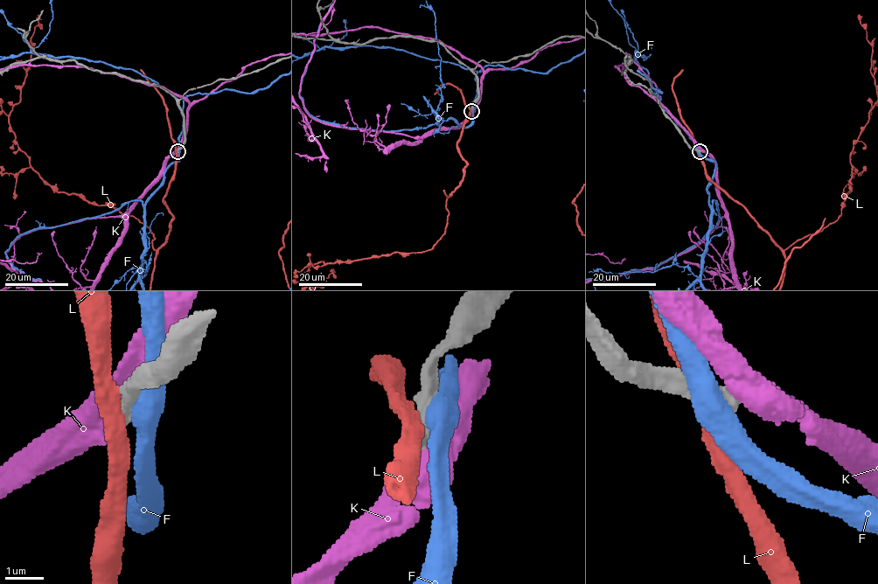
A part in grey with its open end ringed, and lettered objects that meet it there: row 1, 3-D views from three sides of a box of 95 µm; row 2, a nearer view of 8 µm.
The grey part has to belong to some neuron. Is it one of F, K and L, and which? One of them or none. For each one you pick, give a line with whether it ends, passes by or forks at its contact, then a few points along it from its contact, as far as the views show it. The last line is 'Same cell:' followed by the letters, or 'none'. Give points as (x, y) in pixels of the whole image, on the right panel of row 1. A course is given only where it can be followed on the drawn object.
Same cell: none

